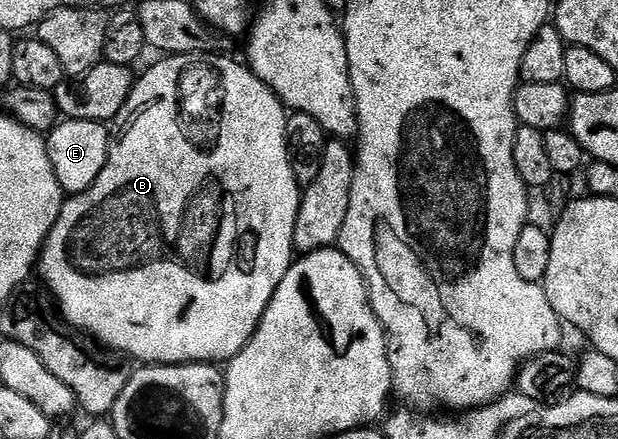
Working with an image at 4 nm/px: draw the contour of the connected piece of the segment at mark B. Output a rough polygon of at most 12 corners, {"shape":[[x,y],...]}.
{"shape":[[170,55],[41,250],[135,363],[227,363],[296,252],[288,110]]}

